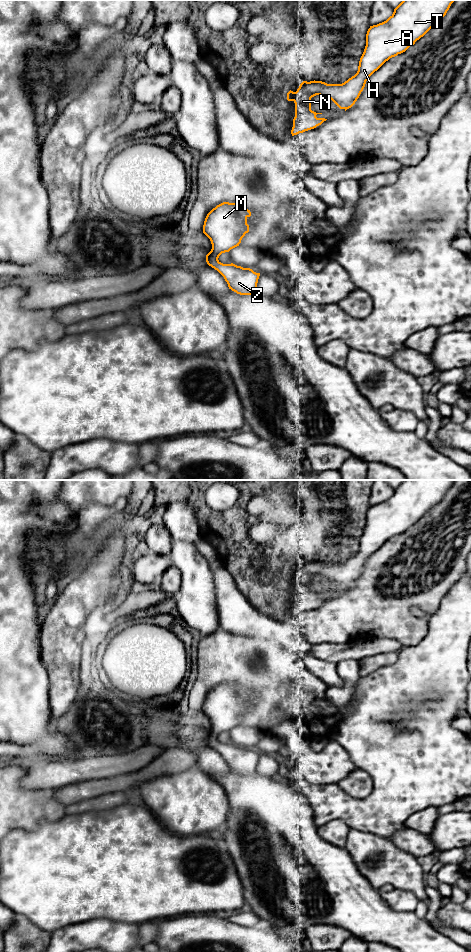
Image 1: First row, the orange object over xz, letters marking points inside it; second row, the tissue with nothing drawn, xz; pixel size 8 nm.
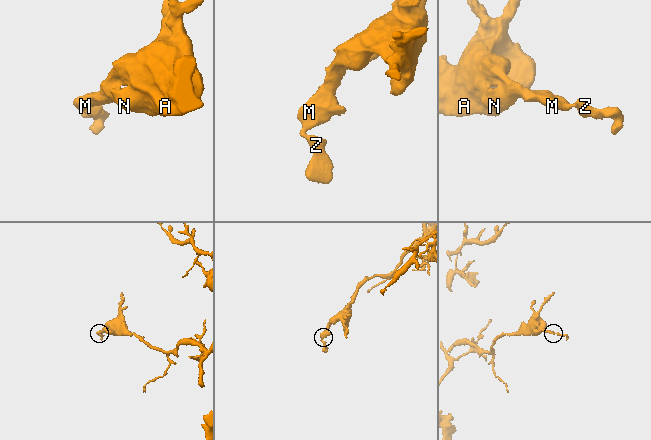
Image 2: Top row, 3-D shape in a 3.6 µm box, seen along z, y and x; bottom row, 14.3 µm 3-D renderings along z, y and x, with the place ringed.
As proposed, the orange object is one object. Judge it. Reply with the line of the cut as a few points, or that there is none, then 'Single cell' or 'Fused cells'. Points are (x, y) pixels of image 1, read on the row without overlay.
No split. Single cell

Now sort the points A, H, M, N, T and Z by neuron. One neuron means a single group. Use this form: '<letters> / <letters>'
A H M N T Z

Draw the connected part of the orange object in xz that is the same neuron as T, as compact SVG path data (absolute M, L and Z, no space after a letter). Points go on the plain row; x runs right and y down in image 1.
M403 480L395 489L394 489L394 492L393 494L384 502L382 503L379 503L377 505L373 505L373 506L370 506L370 508L368 509L367 511L367 514L366 514L366 526L365 526L365 529L364 529L364 532L360 538L360 541L359 541L359 546L358 546L358 551L357 553L352 556L351 558L349 558L347 561L345 561L344 563L342 564L327 564L325 562L322 562L322 561L310 561L310 562L307 562L307 561L303 561L299 568L297 569L296 572L293 572L293 571L289 571L287 573L287 580L288 581L293 581L295 583L295 597L293 599L293 607L292 607L292 610L291 610L291 614L292 616L294 615L297 615L299 613L303 613L305 611L308 611L308 610L311 610L311 609L314 609L316 608L317 606L321 605L324 601L326 601L327 599L325 598L317 598L316 595L317 594L322 594L322 593L316 593L314 591L311 590L311 578L316 576L316 575L320 575L320 576L327 576L329 577L340 589L344 589L345 591L349 588L351 588L355 582L357 581L357 579L359 578L361 572L363 571L364 567L365 567L365 564L366 564L366 561L368 560L368 558L375 552L377 551L386 541L388 541L390 538L392 537L395 537L397 536L398 534L401 534L403 532L405 532L410 526L414 525L415 522L417 520L419 520L421 517L423 517L433 506L435 506L438 502L440 502L442 500L442 498L446 495L447 491L449 490L451 484L454 482L454 480Z

